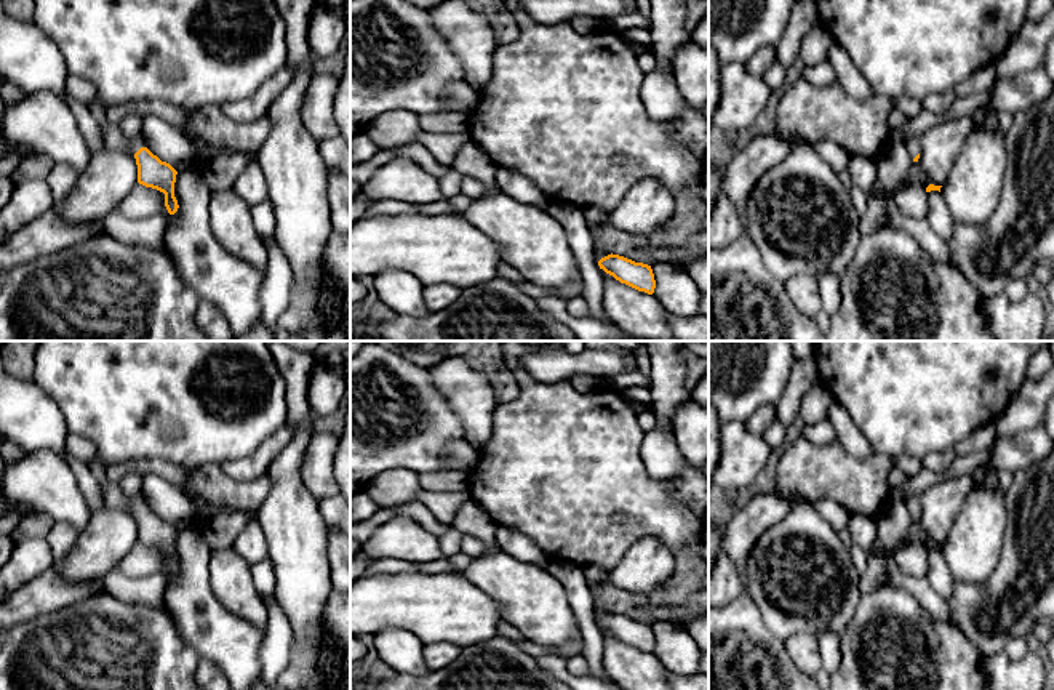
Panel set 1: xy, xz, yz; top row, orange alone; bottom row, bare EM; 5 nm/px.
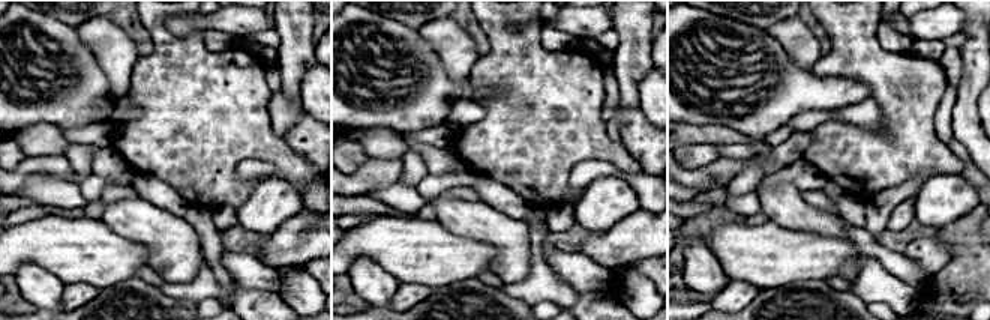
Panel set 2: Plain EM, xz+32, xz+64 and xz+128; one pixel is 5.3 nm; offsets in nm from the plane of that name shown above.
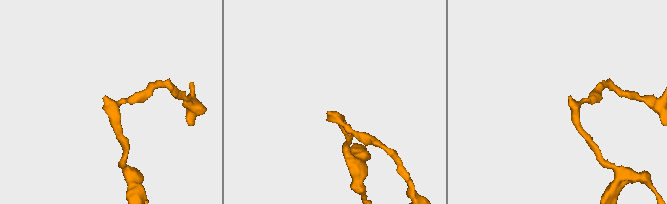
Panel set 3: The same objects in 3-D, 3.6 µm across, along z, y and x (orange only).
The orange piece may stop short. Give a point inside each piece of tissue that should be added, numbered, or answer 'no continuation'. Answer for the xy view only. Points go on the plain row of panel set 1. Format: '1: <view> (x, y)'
1: xy (114, 497)

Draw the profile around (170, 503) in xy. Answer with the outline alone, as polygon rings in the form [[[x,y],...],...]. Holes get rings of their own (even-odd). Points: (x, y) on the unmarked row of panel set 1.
[[[144,474],[141,493],[147,507],[176,530],[194,528],[194,504],[181,488],[155,474]]]

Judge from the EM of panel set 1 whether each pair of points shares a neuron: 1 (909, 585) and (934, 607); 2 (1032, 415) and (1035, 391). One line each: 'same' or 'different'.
1: same
2: same

